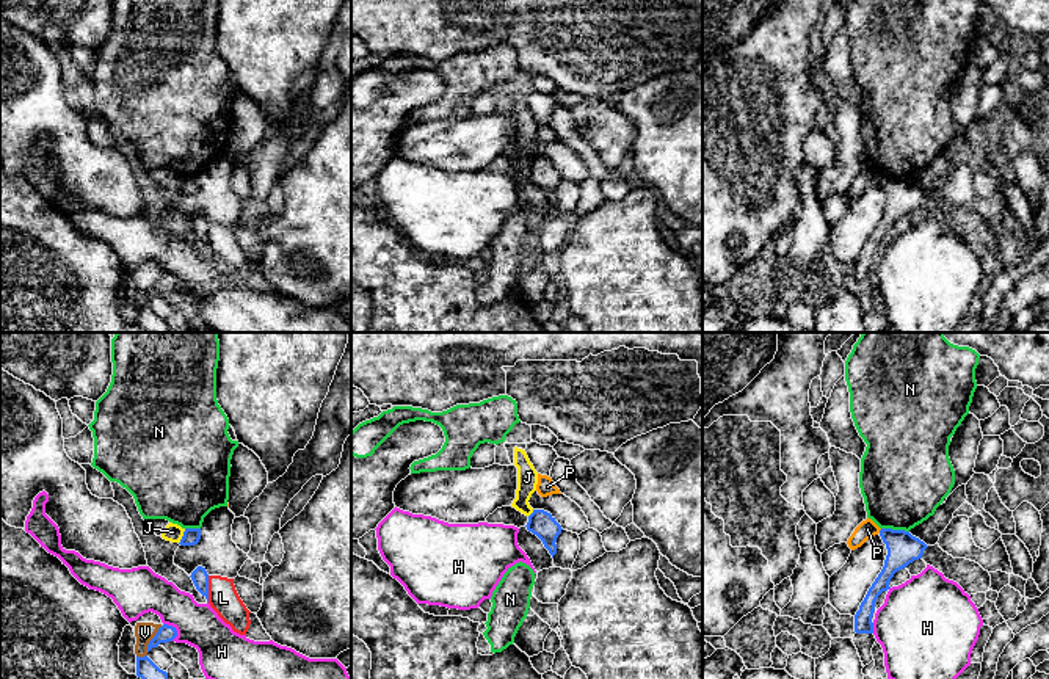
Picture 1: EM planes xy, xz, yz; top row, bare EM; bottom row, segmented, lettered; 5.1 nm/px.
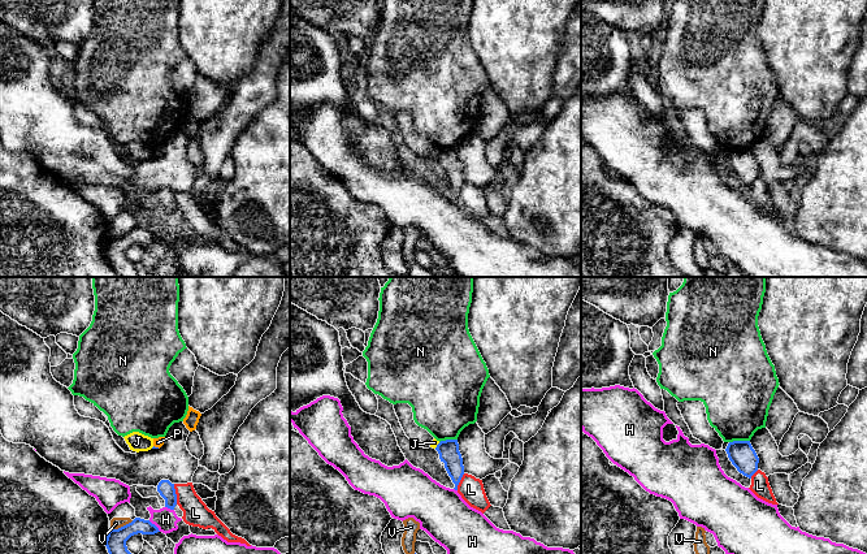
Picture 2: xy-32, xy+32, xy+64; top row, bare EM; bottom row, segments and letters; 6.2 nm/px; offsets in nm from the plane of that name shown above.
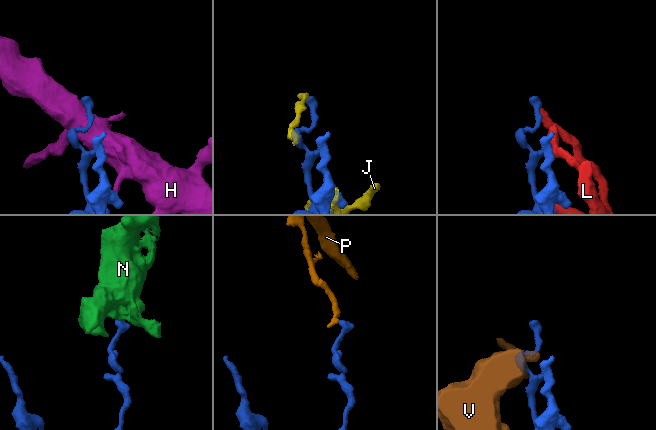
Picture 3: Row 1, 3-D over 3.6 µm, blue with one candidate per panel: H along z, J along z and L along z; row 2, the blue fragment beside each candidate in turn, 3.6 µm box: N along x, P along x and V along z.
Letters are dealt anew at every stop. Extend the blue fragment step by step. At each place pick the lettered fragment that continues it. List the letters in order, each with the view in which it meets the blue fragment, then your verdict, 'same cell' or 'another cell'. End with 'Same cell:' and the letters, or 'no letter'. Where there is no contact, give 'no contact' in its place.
H: meets blue in xy; another cell
J: meets blue in xy; another cell
L: meets blue in xy; another cell
N: meets blue in yz; another cell
P: meets blue in yz; another cell
V: meets blue in xy; another cell
Same cell: no letter

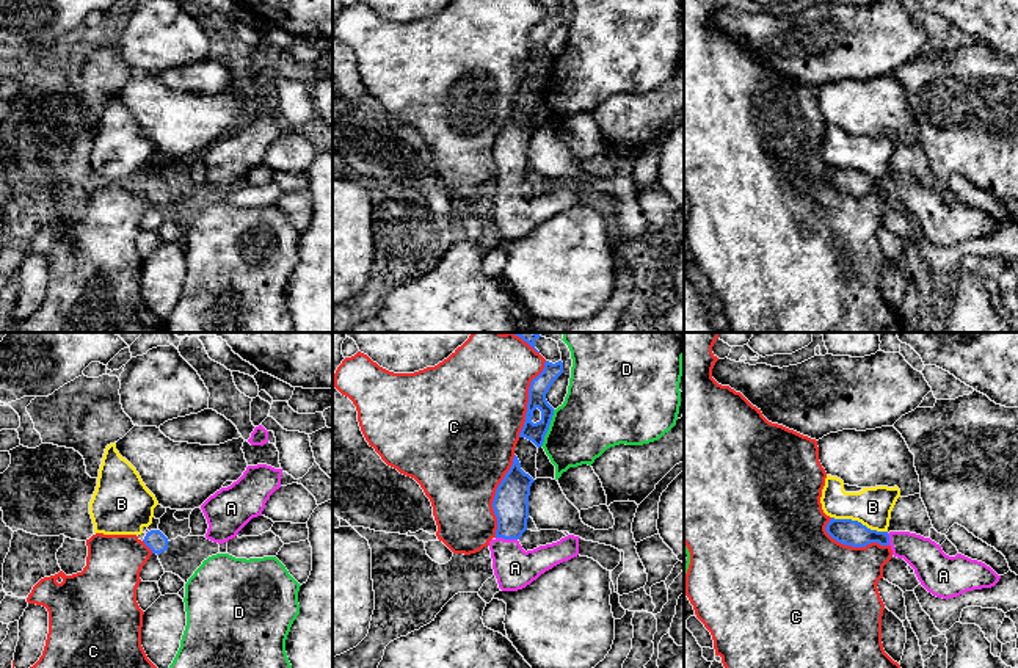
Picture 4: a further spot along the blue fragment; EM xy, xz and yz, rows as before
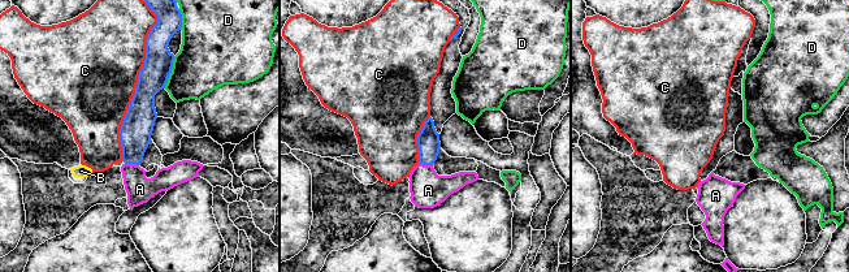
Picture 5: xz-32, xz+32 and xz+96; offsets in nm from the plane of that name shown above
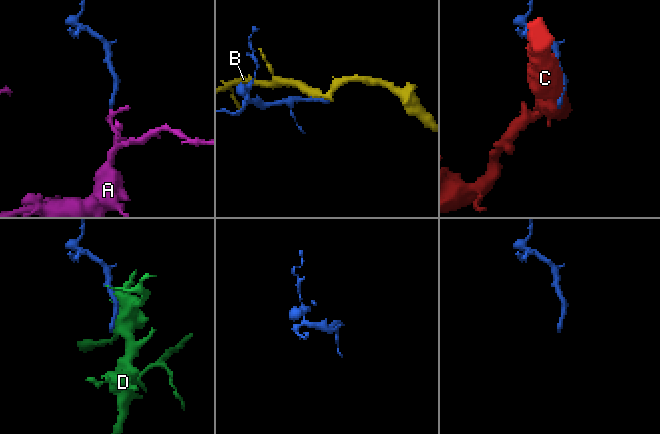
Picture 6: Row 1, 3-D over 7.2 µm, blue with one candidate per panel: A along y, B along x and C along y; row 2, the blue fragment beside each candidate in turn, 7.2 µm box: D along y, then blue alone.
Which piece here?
A: meets blue in xz; same cell
B: meets blue in yz; another cell
C: meets blue in xz; another cell
D: meets blue in xz; another cell
Same cell: A

